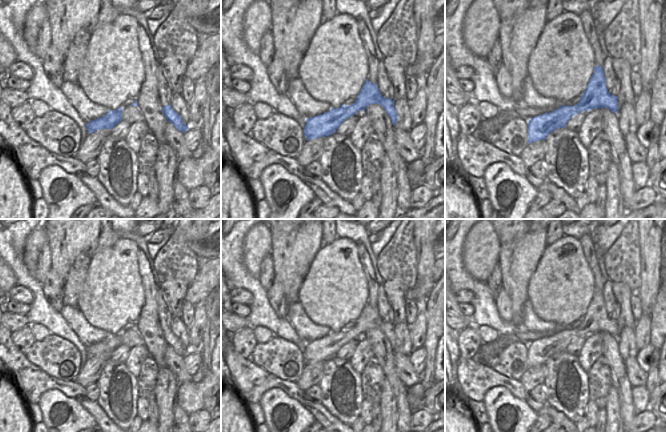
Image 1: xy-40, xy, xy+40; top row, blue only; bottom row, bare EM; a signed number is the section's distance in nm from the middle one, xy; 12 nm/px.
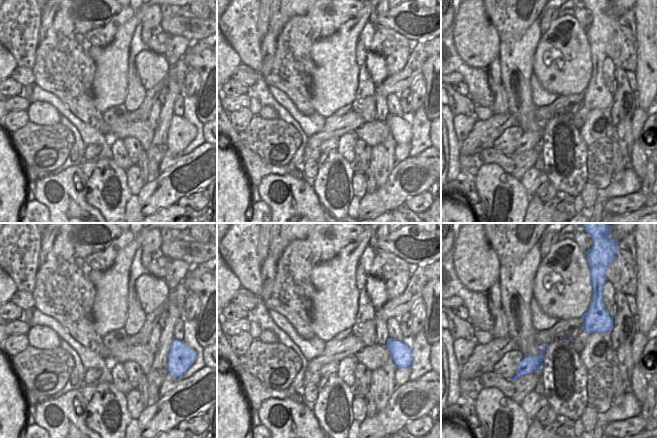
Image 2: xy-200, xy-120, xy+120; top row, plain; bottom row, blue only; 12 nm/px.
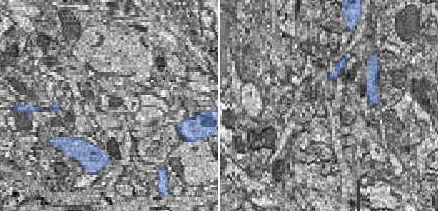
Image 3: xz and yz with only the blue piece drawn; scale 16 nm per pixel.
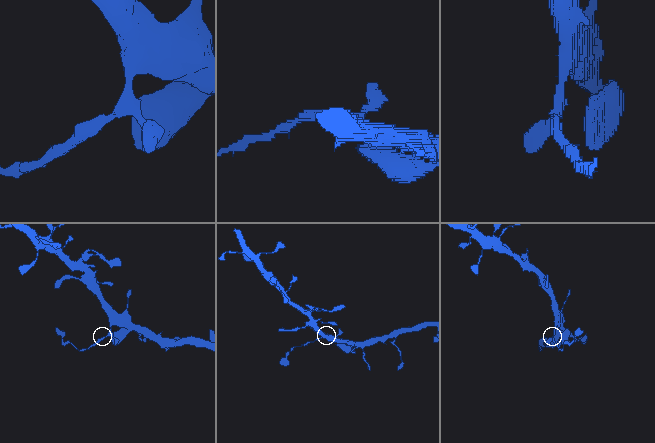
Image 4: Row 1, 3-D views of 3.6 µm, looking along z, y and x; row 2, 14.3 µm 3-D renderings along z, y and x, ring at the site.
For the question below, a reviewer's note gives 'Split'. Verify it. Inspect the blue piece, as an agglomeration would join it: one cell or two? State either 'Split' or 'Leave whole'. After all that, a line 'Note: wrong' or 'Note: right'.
Leave whole
Note: wrong

